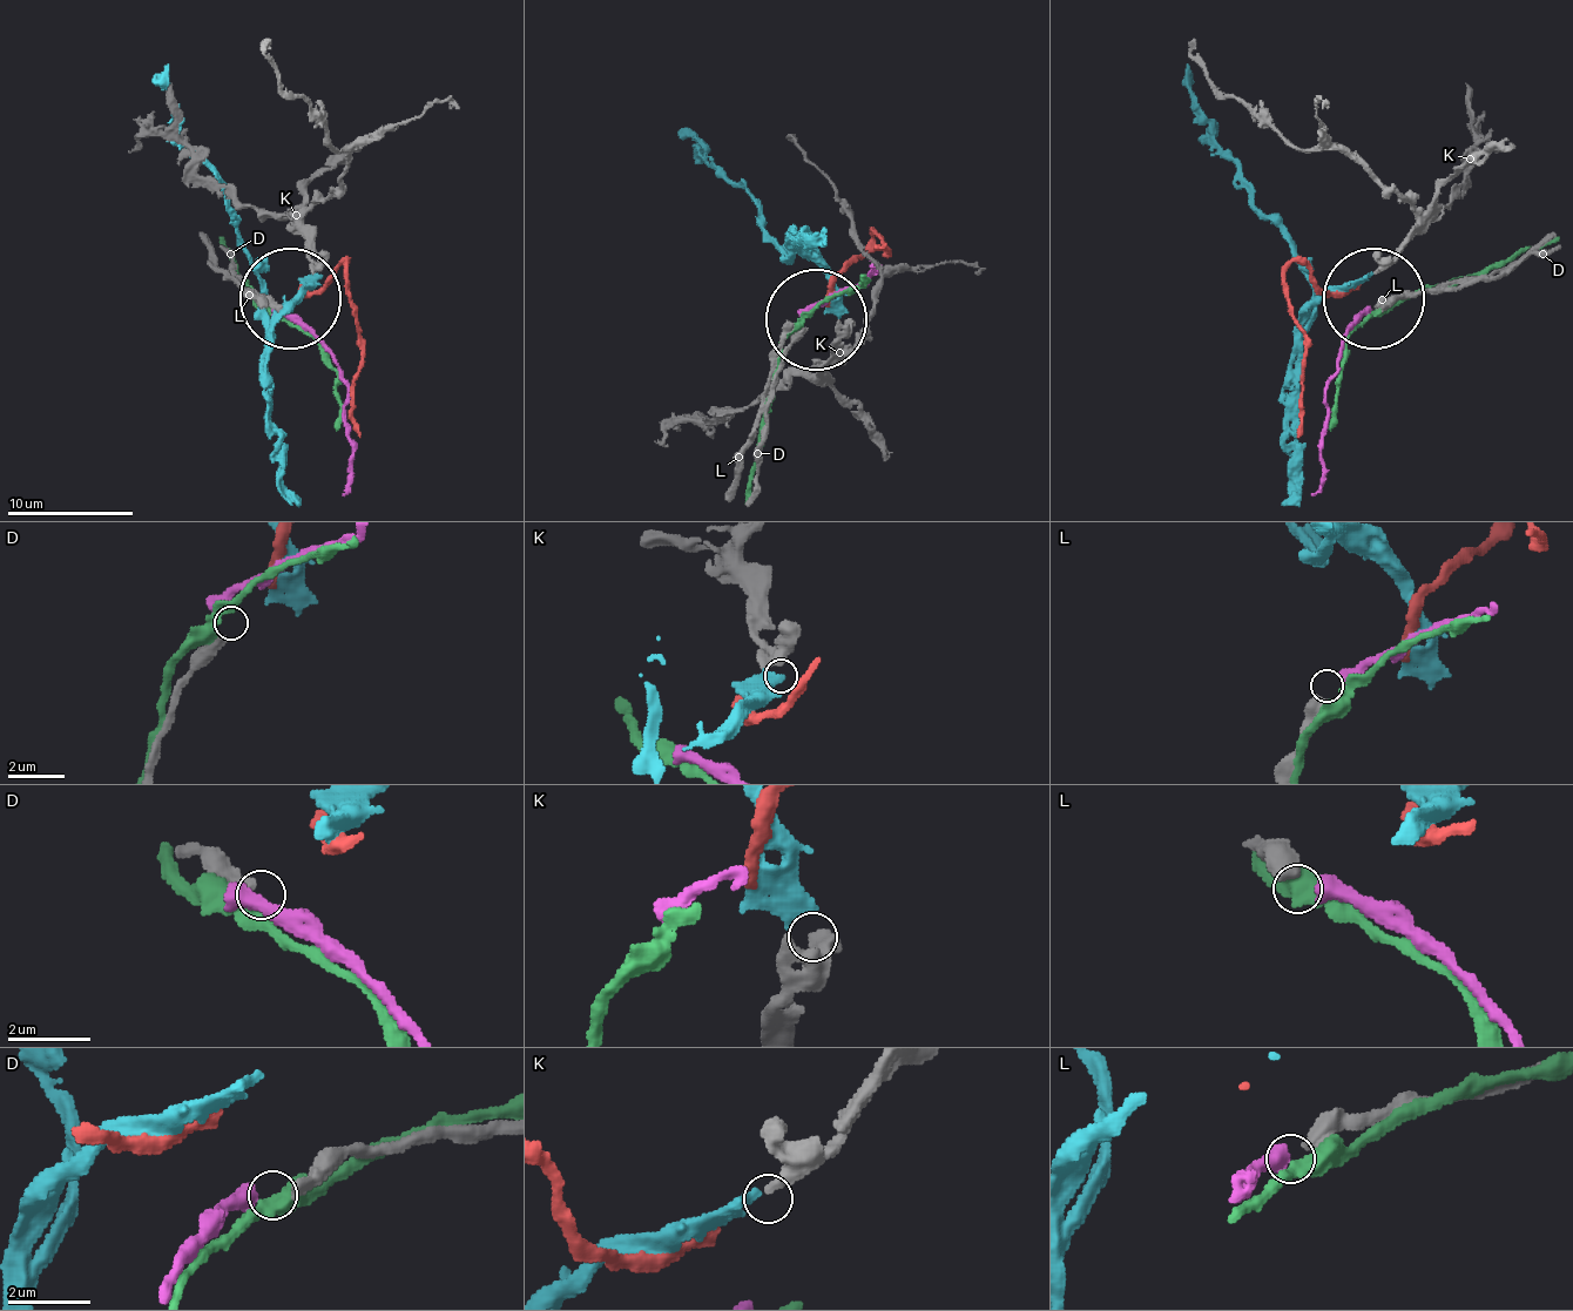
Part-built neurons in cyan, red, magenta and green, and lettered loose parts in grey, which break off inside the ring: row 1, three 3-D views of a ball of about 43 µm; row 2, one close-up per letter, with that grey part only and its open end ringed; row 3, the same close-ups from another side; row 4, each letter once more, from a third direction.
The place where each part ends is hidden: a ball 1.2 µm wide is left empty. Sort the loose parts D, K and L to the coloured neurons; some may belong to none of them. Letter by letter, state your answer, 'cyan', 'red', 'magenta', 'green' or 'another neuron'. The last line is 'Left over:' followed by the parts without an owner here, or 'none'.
D: another neuron
K: cyan
L: magenta
Left over: D

